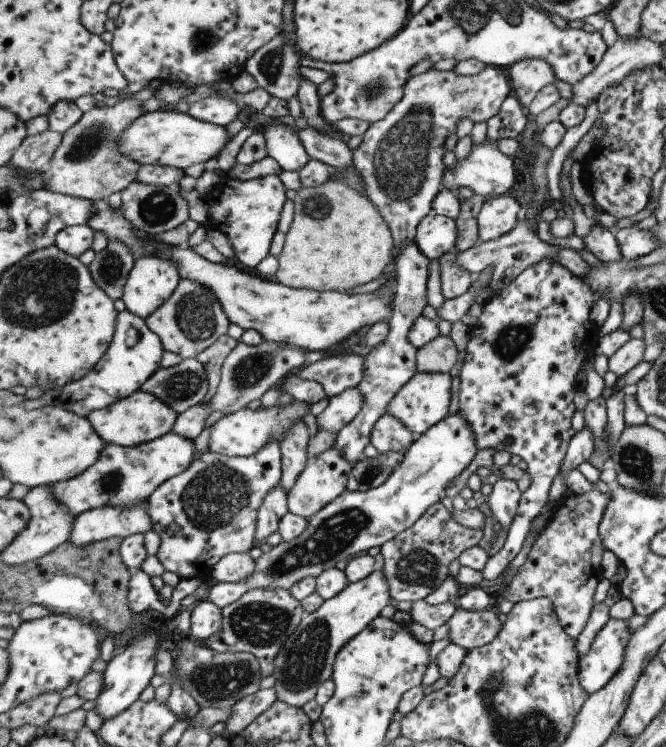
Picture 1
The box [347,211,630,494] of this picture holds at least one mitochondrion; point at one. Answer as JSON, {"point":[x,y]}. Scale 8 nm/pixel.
{"point":[514,338]}

